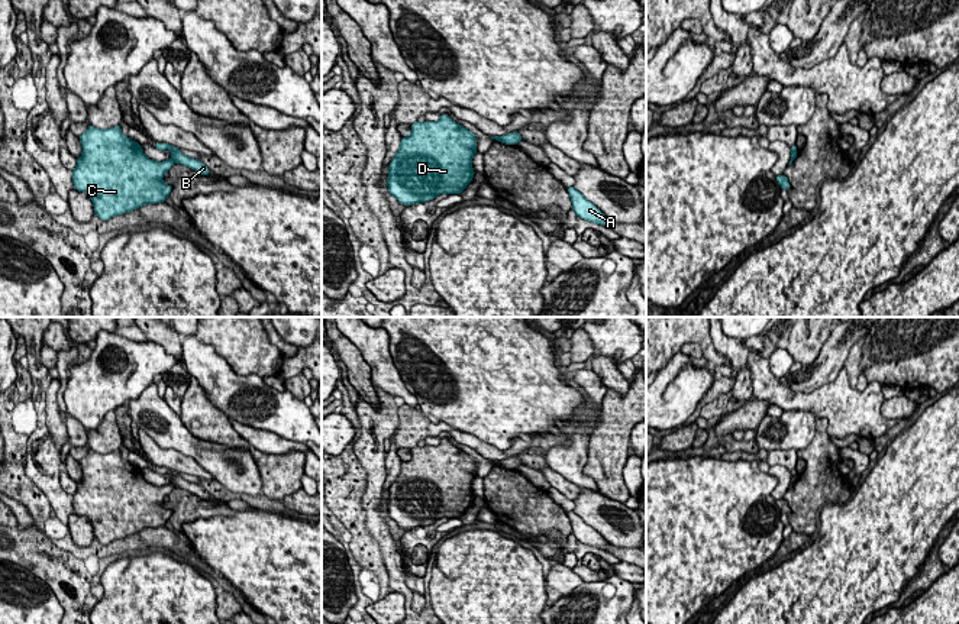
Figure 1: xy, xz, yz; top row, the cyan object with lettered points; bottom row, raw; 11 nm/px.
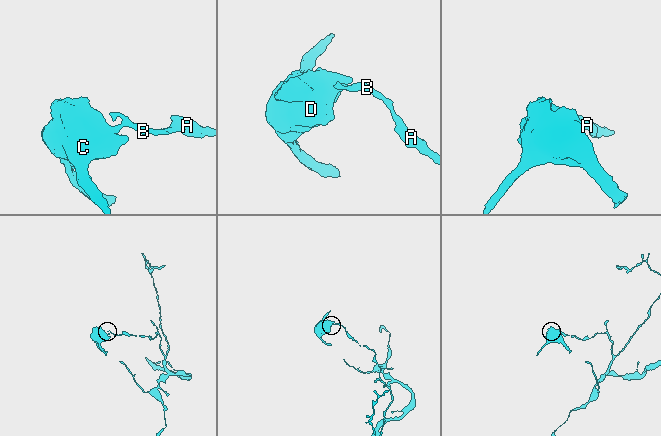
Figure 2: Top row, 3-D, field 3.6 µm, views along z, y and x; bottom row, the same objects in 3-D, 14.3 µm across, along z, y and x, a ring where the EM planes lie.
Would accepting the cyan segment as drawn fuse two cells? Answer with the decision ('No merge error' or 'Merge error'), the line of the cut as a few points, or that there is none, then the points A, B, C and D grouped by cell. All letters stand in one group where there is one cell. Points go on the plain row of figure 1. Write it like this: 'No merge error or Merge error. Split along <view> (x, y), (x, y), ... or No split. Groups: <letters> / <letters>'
Merge error. Split along xy (171, 482), (174, 485). Groups: A B / C D

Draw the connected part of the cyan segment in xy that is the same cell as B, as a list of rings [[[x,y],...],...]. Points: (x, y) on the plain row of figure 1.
[[[154,468],[156,473],[164,475],[169,473],[172,476],[171,484],[174,486],[183,488],[190,491],[191,494],[197,495],[201,499],[210,498],[210,494],[203,489],[198,484],[185,481],[181,473],[177,473],[175,471],[171,471],[168,468]]]

